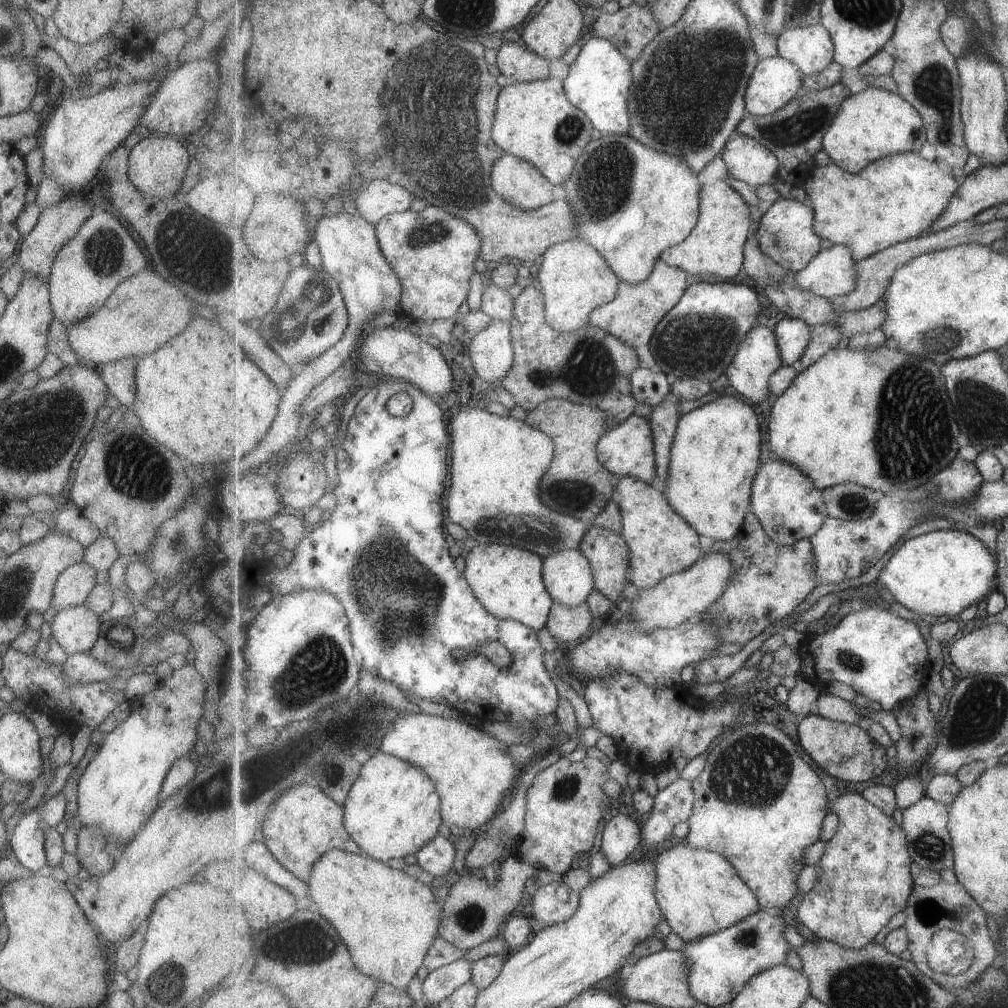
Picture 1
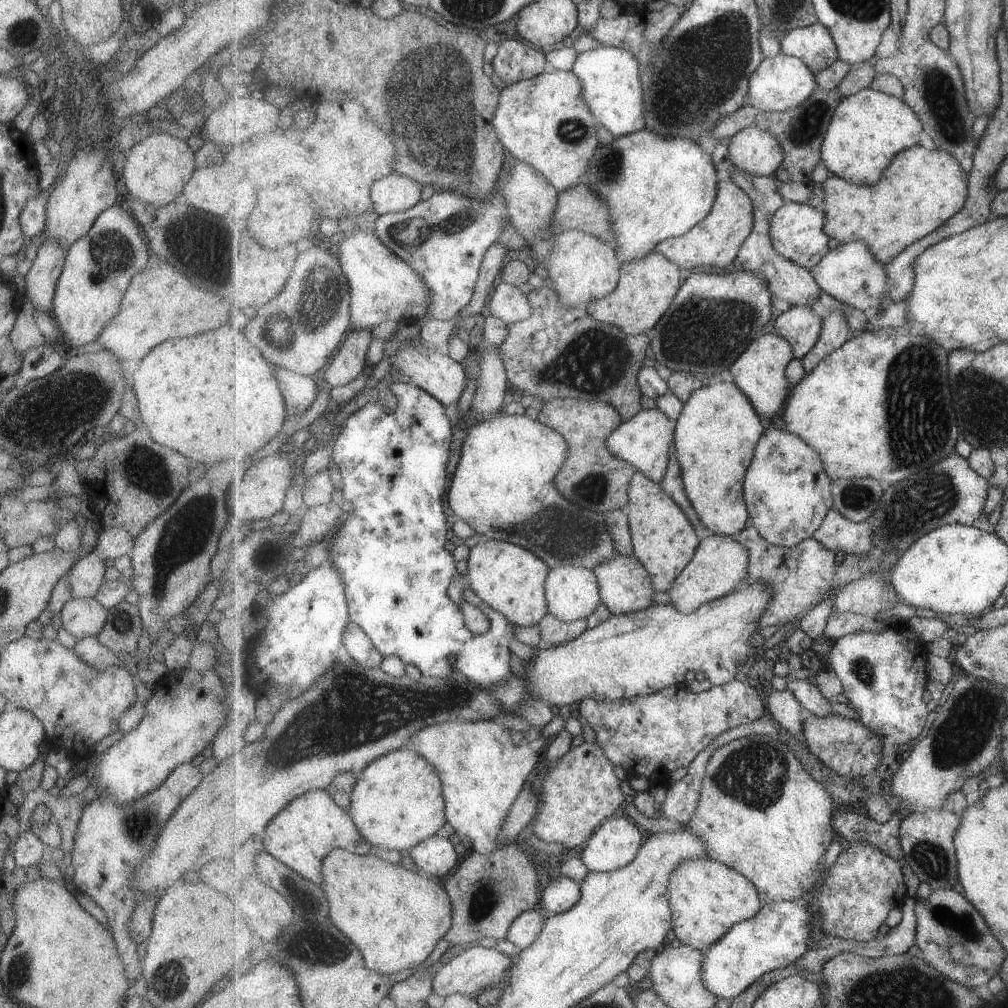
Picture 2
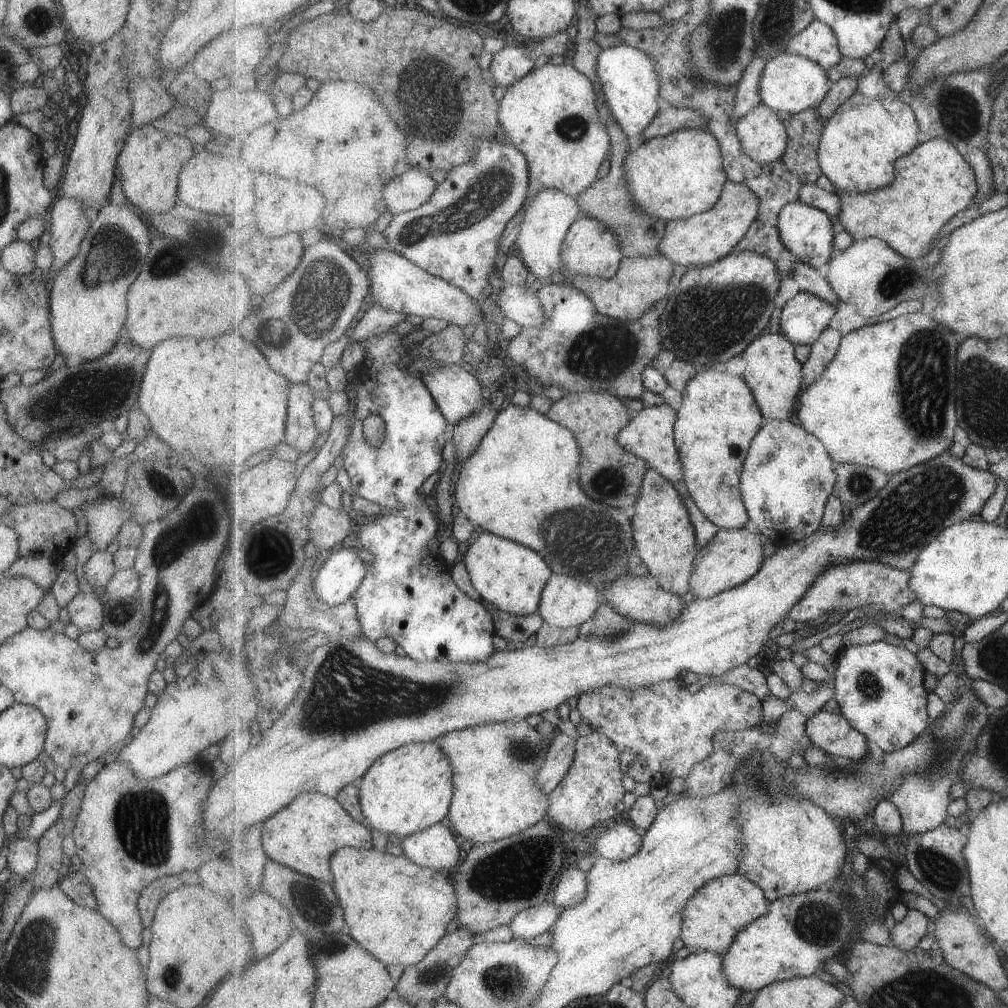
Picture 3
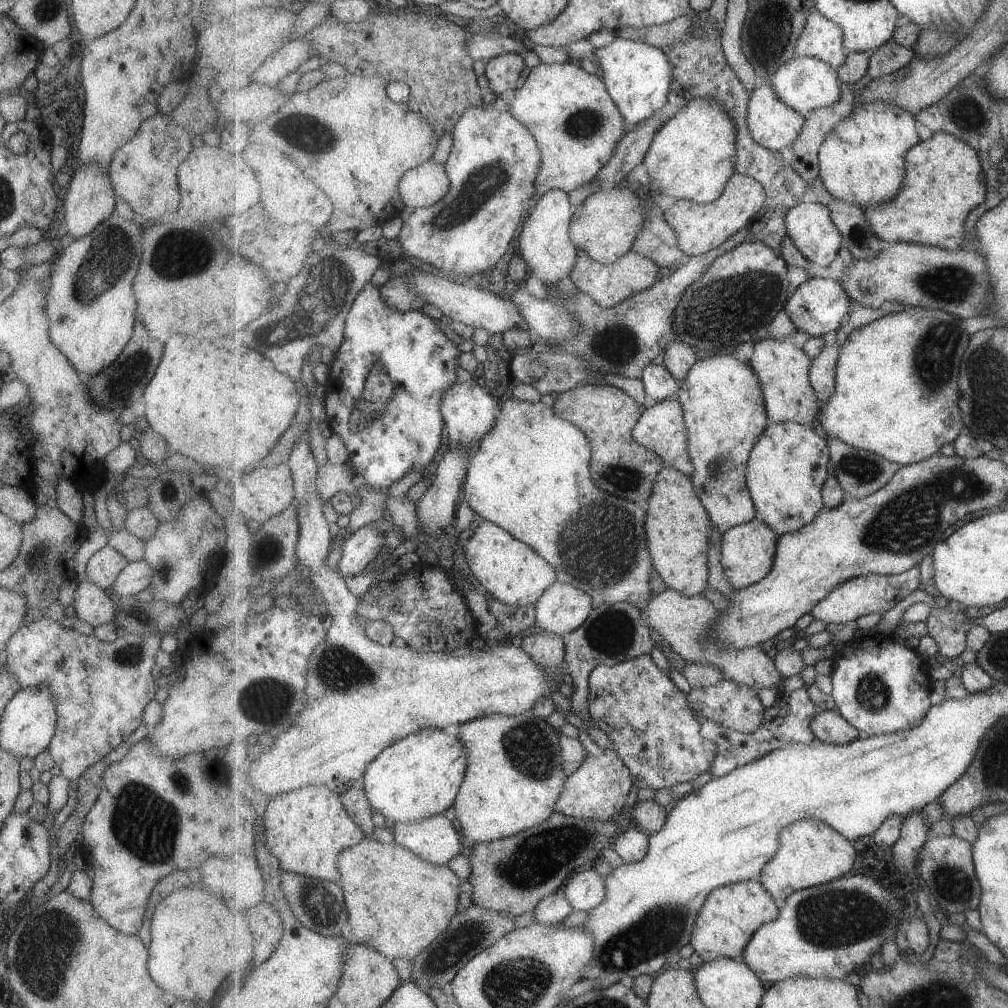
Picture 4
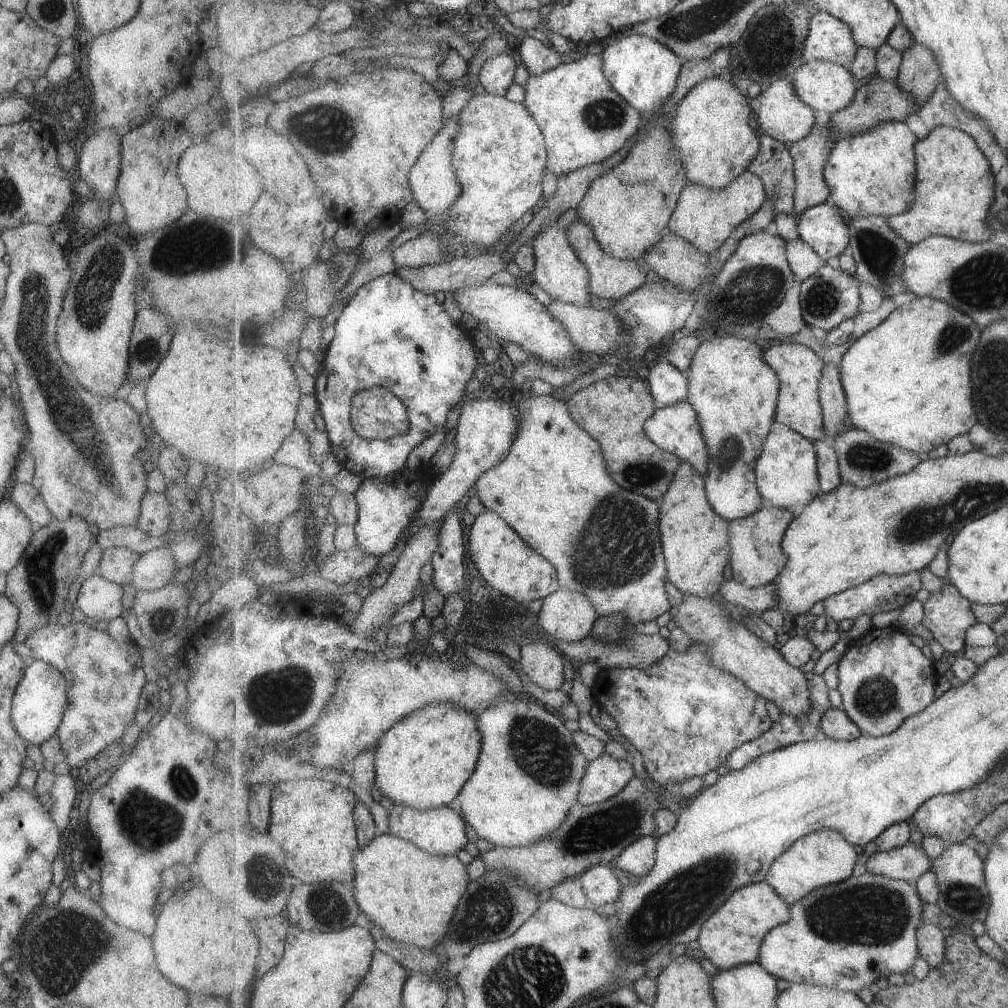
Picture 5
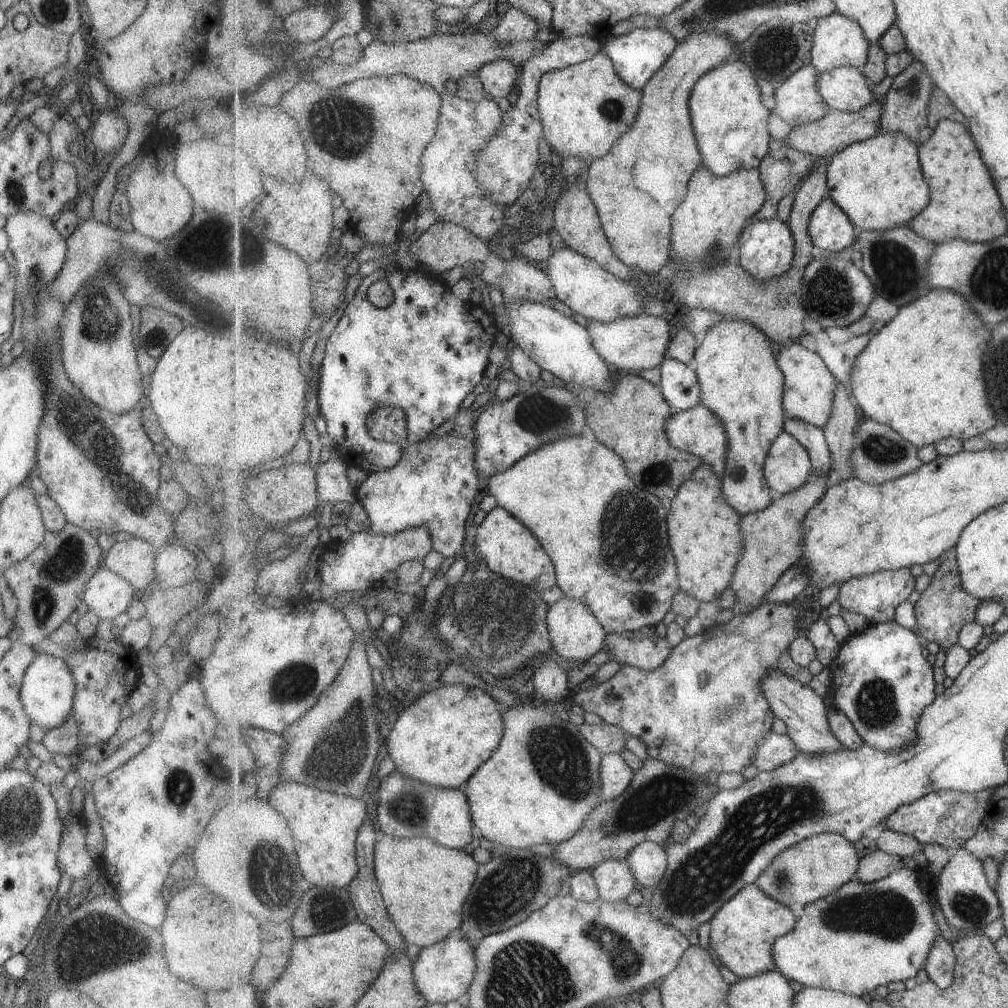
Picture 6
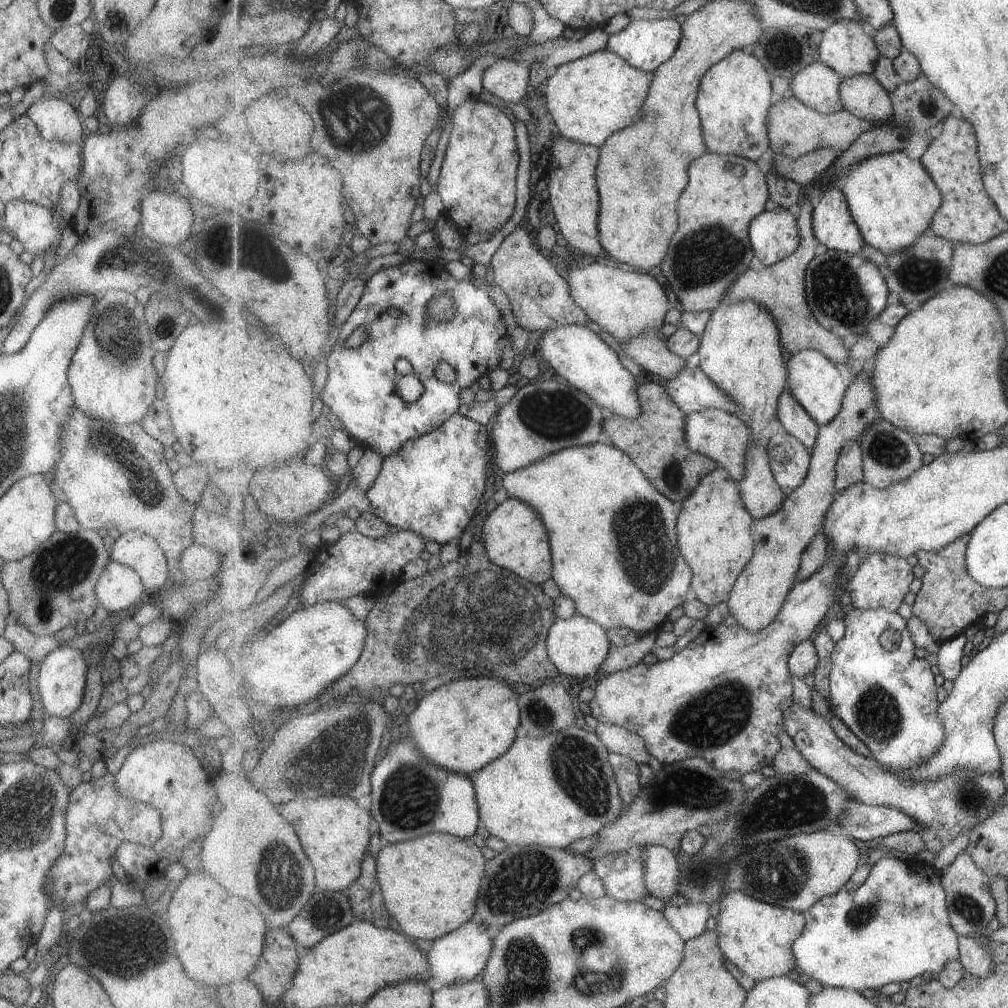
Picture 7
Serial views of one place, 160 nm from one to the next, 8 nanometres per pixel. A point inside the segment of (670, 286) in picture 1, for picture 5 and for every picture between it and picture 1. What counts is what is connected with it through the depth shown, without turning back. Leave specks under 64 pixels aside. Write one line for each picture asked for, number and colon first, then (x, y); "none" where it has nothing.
2: (648, 286)
3: (641, 282)
4: (609, 285)
5: (612, 278)

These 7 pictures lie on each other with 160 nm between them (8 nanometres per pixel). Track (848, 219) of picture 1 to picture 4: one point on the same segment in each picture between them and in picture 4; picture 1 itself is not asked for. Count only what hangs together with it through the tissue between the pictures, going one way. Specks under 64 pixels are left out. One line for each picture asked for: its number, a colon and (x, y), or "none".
2: (921, 189)
3: (933, 183)
4: (945, 182)

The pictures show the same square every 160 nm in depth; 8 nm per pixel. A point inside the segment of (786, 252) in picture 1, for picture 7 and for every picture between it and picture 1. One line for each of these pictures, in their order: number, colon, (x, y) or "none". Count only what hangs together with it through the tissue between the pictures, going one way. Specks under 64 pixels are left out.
2: (797, 231)
3: (807, 232)
4: (811, 226)
5: (822, 227)
6: (831, 229)
7: (834, 224)

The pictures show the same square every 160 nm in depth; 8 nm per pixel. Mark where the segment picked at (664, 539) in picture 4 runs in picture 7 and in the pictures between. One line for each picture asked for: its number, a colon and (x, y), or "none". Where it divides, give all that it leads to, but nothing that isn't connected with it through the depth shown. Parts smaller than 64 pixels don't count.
5: (695, 539)
6: (706, 538)
7: (716, 536)

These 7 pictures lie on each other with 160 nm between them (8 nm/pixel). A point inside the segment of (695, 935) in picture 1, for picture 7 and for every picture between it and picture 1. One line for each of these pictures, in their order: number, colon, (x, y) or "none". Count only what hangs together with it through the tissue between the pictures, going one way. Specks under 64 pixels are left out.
2: (709, 898)
3: (712, 919)
4: (733, 913)
5: (733, 936)
6: (743, 933)
7: (757, 937)

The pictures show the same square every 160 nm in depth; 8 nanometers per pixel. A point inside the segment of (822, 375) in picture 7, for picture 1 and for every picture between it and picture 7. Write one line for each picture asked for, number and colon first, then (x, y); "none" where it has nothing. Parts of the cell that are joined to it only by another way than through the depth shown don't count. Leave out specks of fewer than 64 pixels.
1: (759, 357)
2: (760, 372)
3: (772, 370)
4: (783, 368)
5: (799, 369)
6: (810, 389)

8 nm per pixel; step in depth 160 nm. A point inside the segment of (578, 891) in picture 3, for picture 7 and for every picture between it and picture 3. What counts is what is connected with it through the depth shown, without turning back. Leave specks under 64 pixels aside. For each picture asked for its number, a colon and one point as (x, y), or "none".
4: (585, 890)
5: (603, 883)
6: (615, 880)
7: (624, 877)

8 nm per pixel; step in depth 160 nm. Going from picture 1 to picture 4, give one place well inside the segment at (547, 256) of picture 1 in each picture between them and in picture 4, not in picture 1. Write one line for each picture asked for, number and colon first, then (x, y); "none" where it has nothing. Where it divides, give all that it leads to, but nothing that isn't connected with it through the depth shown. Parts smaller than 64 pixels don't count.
2: (583, 267)
3: (590, 249)
4: (606, 225)

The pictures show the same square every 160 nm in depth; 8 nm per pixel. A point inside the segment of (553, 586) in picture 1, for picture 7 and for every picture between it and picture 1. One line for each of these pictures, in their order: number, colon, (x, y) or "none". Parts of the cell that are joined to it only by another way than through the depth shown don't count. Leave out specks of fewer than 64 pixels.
2: (573, 593)
3: (567, 601)
4: (564, 608)
5: (567, 615)
6: (577, 635)
7: (578, 646)

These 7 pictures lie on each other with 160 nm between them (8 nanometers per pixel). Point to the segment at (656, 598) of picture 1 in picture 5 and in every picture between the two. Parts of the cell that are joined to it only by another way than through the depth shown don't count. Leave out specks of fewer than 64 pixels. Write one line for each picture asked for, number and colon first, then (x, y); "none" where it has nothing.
2: (721, 563)
3: (733, 557)
4: (749, 550)
5: (756, 553)

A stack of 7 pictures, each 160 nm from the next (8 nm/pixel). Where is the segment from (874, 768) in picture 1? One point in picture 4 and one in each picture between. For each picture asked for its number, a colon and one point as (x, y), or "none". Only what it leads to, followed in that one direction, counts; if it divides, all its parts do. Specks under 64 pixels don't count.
2: (849, 748)
3: (831, 732)
4: (831, 727)

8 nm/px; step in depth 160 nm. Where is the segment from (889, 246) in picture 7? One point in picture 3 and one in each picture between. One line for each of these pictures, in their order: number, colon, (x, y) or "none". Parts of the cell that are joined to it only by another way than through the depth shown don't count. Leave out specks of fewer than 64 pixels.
3: (861, 143)
4: (863, 161)
5: (872, 174)
6: (879, 183)

